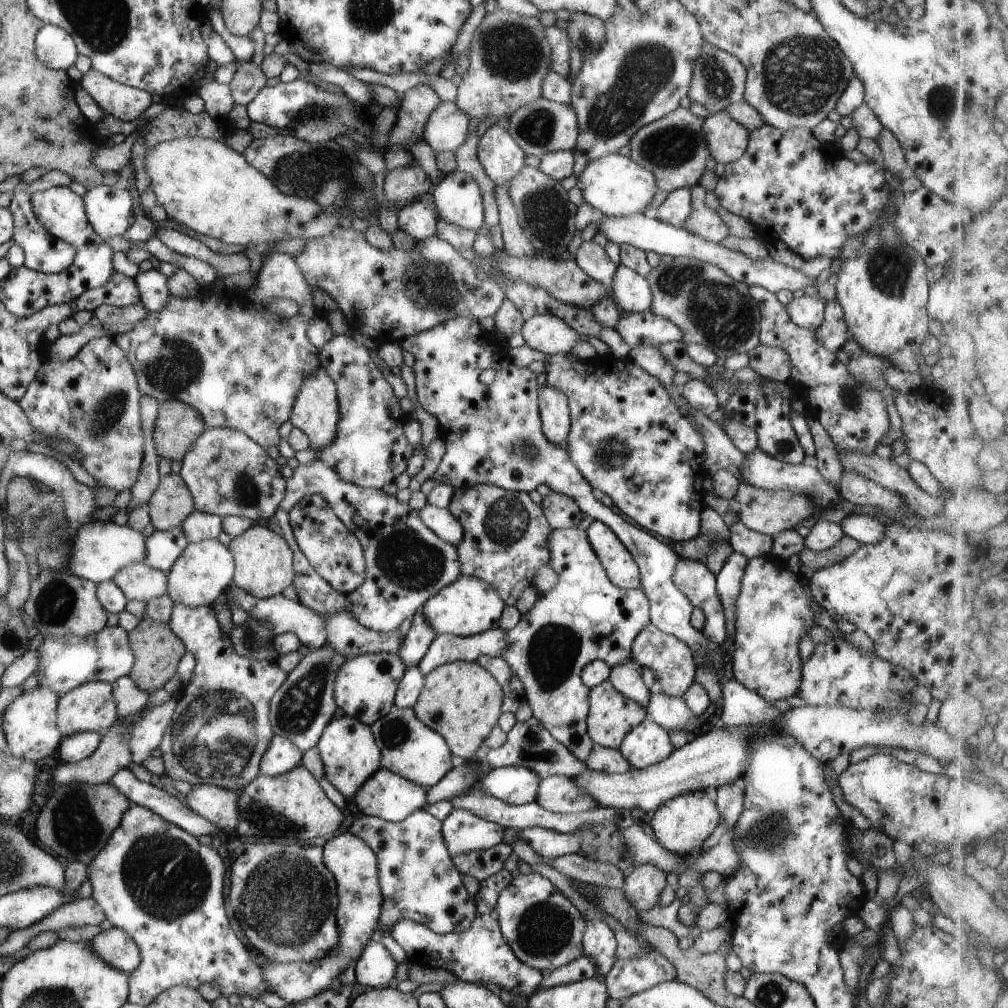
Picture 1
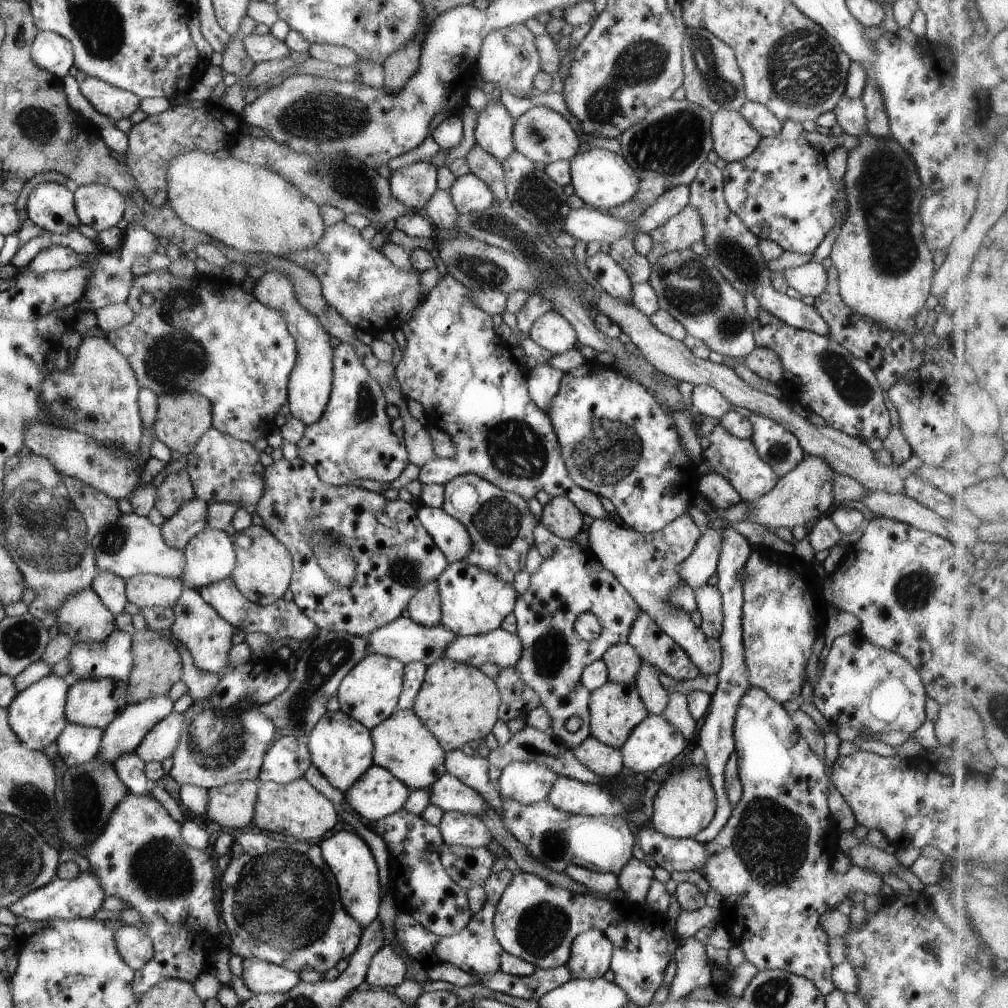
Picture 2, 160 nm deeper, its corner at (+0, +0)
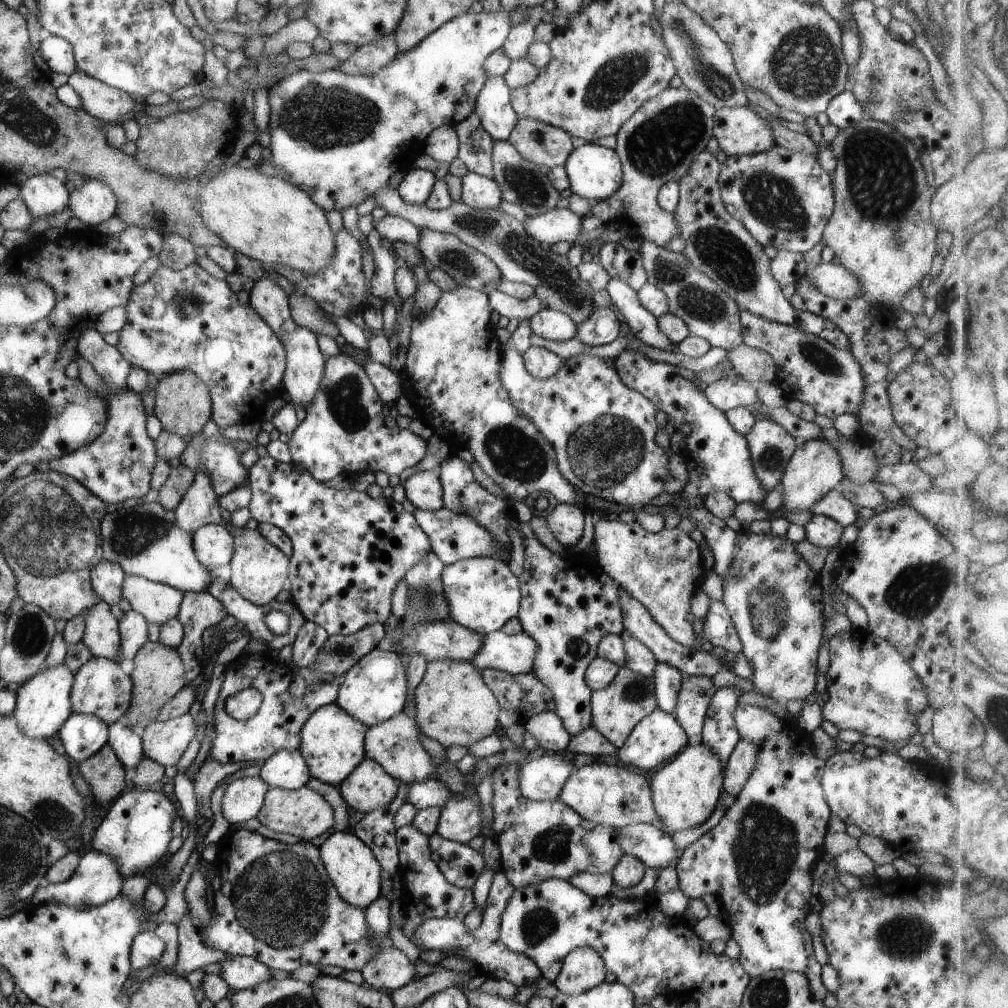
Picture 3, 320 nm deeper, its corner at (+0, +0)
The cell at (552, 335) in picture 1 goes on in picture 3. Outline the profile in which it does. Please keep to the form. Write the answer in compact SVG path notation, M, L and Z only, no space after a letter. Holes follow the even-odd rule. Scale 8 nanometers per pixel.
M543 309L530 319L530 329L538 337L556 342L572 339L577 332L577 326L566 314L552 309Z

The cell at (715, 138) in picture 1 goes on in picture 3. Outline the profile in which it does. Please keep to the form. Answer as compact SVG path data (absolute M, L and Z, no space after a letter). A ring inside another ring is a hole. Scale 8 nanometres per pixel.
M748 105L717 110L713 138L728 157L765 152L777 144L770 124Z

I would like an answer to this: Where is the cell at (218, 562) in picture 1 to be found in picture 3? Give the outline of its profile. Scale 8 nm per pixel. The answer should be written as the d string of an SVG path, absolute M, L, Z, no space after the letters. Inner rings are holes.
M206 524L198 528L191 536L196 558L213 571L225 564L230 564L234 556L232 534L223 525Z

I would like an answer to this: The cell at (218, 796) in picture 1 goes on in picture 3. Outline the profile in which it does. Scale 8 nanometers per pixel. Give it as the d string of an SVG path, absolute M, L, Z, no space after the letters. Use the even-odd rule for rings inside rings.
M240 778L227 784L222 798L222 815L231 824L254 819L260 813L268 784L262 778Z

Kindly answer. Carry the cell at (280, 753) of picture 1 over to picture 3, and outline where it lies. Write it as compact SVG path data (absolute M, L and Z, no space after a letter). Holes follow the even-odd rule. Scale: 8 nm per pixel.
M276 750L261 766L259 778L269 787L297 790L305 786L311 775L300 750Z

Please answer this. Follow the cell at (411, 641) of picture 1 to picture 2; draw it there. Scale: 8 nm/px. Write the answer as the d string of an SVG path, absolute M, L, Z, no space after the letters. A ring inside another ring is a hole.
M433 580L417 588L405 606L409 617L418 624L432 625L440 624L441 598L439 595L439 584Z

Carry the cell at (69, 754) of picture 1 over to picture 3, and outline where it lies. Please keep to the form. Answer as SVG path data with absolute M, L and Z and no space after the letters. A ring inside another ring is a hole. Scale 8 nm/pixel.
M75 712L60 728L59 733L66 756L70 756L76 763L94 756L104 744L107 744L110 737L108 725L100 718Z

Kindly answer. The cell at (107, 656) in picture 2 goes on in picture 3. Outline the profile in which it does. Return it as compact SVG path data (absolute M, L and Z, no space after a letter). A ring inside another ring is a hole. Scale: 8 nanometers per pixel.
M133 610L125 612L125 619L119 622L119 633L122 634L120 640L120 660L121 663L126 660L133 660L139 653L140 648L149 640L147 633L147 621Z

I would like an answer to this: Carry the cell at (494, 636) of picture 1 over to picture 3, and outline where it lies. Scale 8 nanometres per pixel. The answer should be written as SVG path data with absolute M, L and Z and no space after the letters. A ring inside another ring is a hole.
M498 630L482 636L482 648L470 660L480 671L495 669L507 674L532 673L536 642L526 632L508 635Z

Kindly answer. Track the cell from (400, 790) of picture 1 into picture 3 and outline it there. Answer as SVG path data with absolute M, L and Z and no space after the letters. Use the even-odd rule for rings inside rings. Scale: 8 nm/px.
M365 759L338 788L348 807L369 813L395 800L399 784L374 760Z

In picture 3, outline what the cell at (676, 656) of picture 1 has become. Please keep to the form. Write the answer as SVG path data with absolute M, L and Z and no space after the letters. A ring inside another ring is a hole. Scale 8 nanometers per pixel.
M620 587L620 606L622 606L622 618L624 618L624 631L632 638L636 638L638 642L642 642L654 658L657 663L668 664L672 668L678 670L683 676L706 676L713 677L716 673L724 671L726 668L722 660L718 660L715 654L706 654L706 652L698 652L698 650L692 650L692 648L686 648L678 642L675 642L660 628L660 624L656 623L656 620L650 616L648 610L640 604L640 602L634 600L624 588Z

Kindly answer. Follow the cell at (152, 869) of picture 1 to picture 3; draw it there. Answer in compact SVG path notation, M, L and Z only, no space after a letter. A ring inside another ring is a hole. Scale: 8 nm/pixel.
M128 788L123 795L116 799L100 822L94 833L92 850L106 854L108 858L116 860L124 878L130 878L132 872L152 874L152 884L159 884L162 890L169 890L175 882L165 882L167 864L174 854L168 856L168 846L173 838L172 826L179 813L176 804L170 802L162 792L154 792L147 788ZM162 858L166 858L162 862Z

